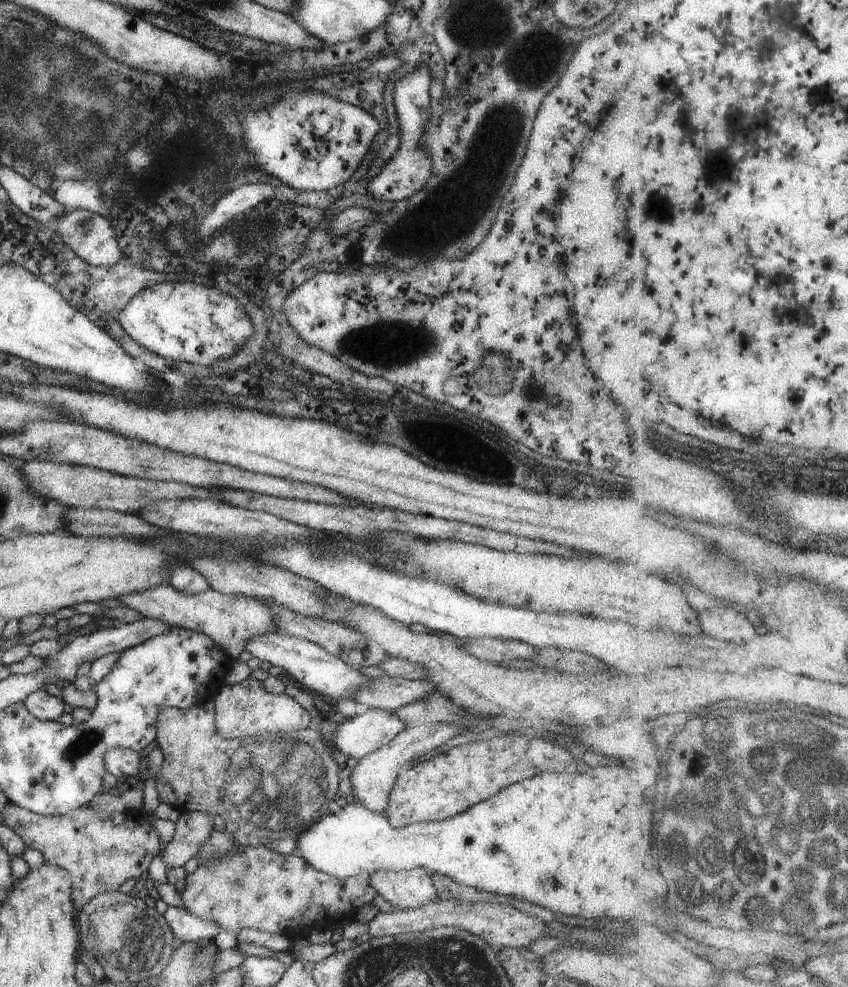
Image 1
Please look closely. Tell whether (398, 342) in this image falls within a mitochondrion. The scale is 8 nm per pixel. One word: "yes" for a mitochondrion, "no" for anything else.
yes

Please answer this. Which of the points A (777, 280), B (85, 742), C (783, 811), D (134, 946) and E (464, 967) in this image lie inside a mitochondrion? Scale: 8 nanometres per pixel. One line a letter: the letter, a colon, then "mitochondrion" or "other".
A: other
B: mitochondrion
C: mitochondrion
D: mitochondrion
E: mitochondrion

